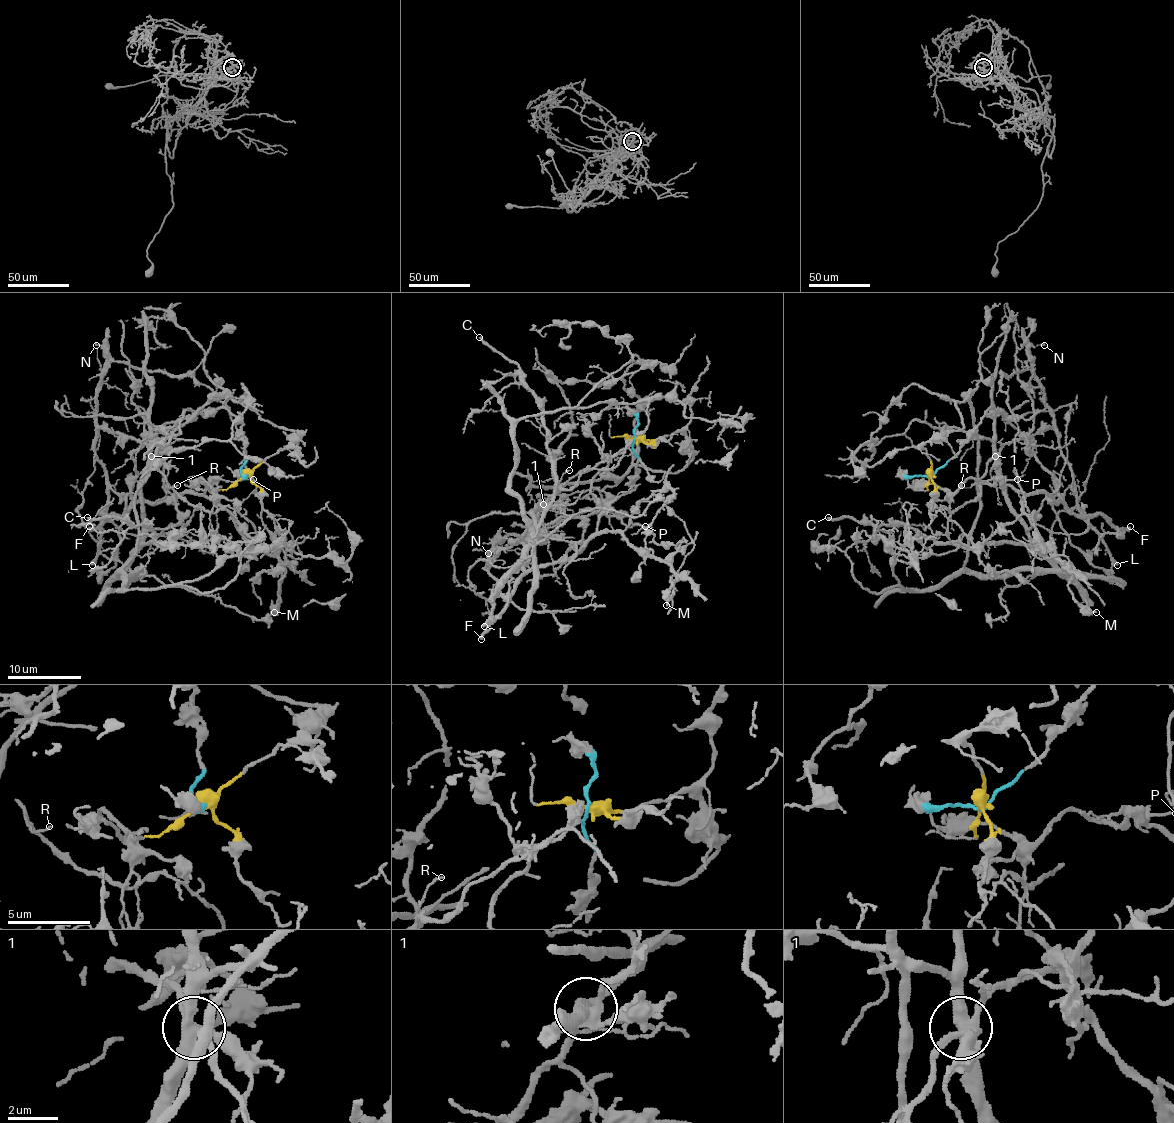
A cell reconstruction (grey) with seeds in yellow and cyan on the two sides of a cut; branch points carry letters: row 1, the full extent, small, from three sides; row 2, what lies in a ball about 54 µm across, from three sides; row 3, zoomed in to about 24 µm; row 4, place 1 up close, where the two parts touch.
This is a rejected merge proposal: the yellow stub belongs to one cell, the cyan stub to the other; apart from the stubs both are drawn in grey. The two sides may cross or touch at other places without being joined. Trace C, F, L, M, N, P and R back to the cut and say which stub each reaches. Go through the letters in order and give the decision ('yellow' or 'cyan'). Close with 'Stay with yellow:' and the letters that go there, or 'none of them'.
C: yellow
F: cyan
L: cyan
M: cyan
N: cyan
P: cyan
R: cyan
Stay with yellow: C

